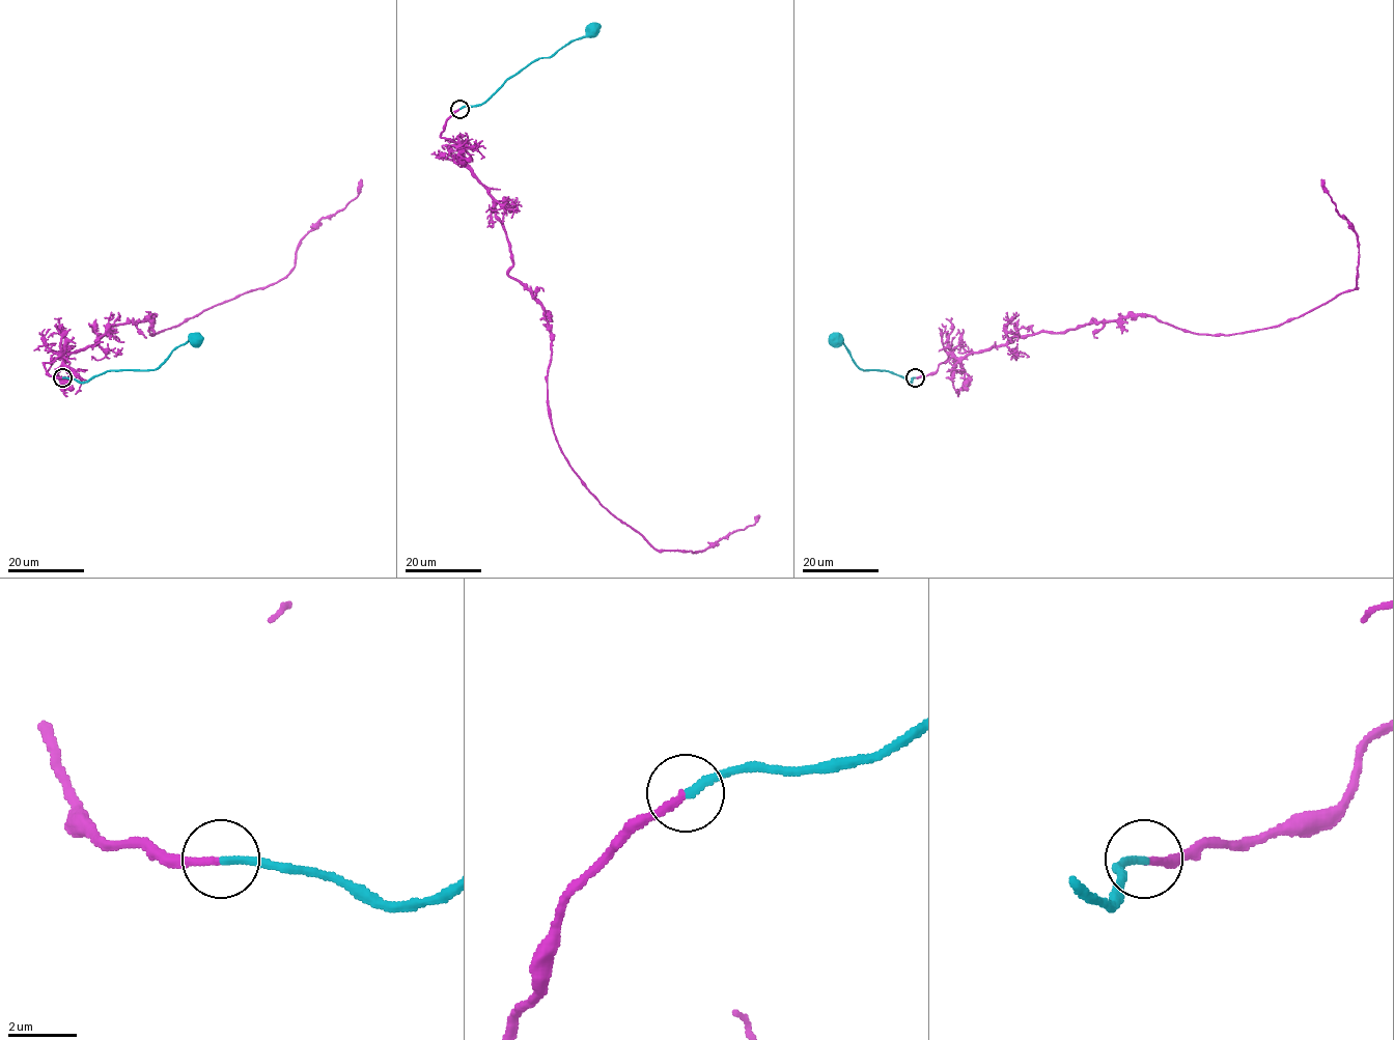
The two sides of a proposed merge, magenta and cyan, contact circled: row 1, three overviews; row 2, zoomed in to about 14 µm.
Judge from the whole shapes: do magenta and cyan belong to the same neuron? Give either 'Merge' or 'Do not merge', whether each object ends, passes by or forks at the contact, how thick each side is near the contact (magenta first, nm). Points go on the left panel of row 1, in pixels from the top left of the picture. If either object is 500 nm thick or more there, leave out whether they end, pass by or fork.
Merge. At the ring magenta ends. At the ring cyan ends. Thickness 220 nm (magenta) against 240 nm

